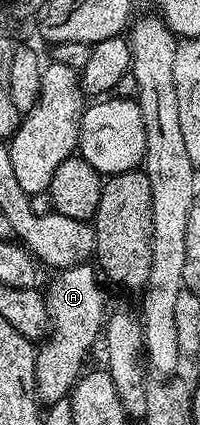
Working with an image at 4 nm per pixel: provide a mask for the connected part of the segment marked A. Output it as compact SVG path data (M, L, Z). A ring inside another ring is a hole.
M91 263L61 268L53 276L56 277L49 282L48 289L42 292L50 331L36 353L36 394L45 405L65 399L71 393L85 371L84 359L92 343L101 339L106 323L104 292L100 289L101 277Z

